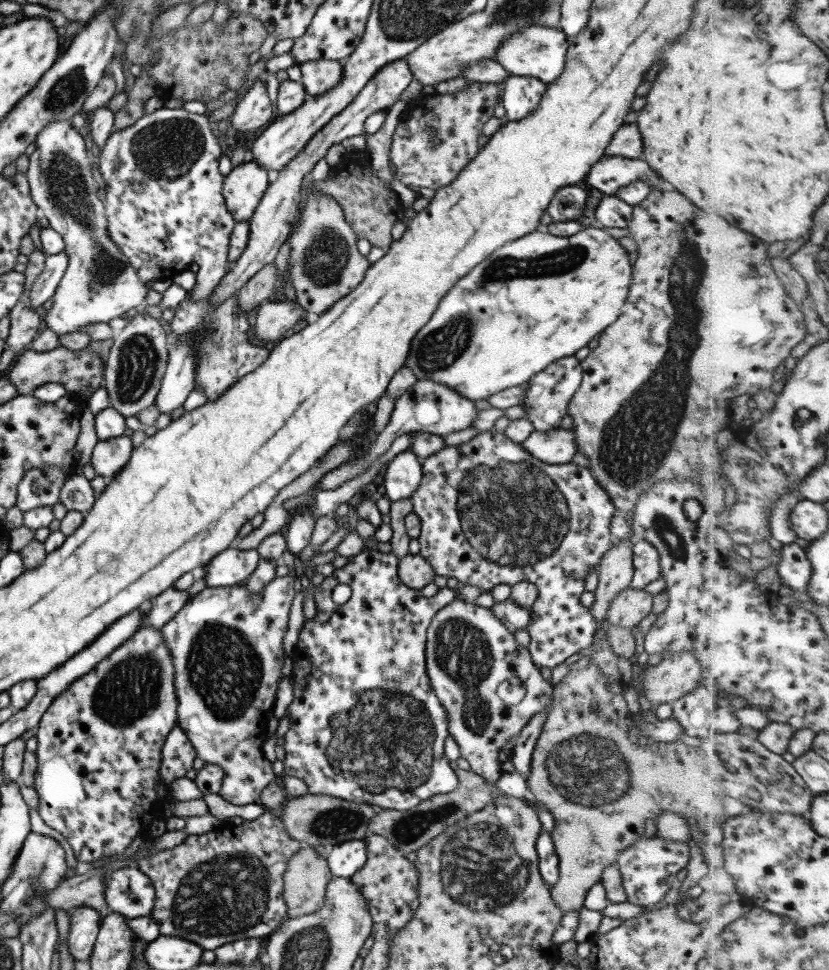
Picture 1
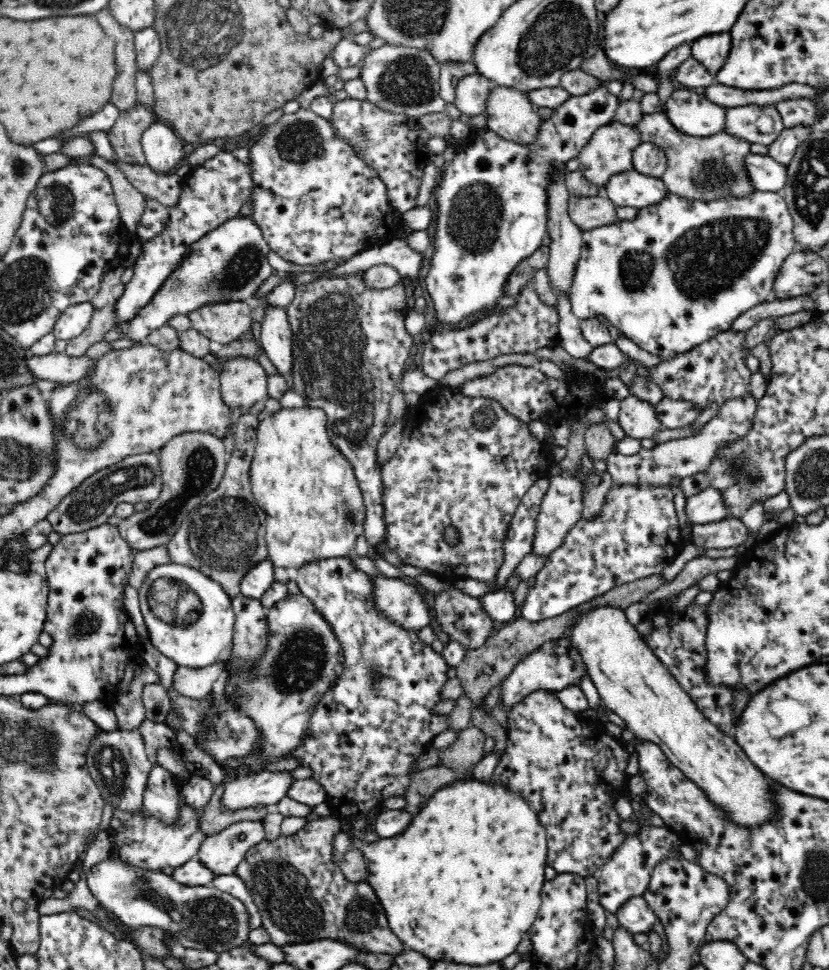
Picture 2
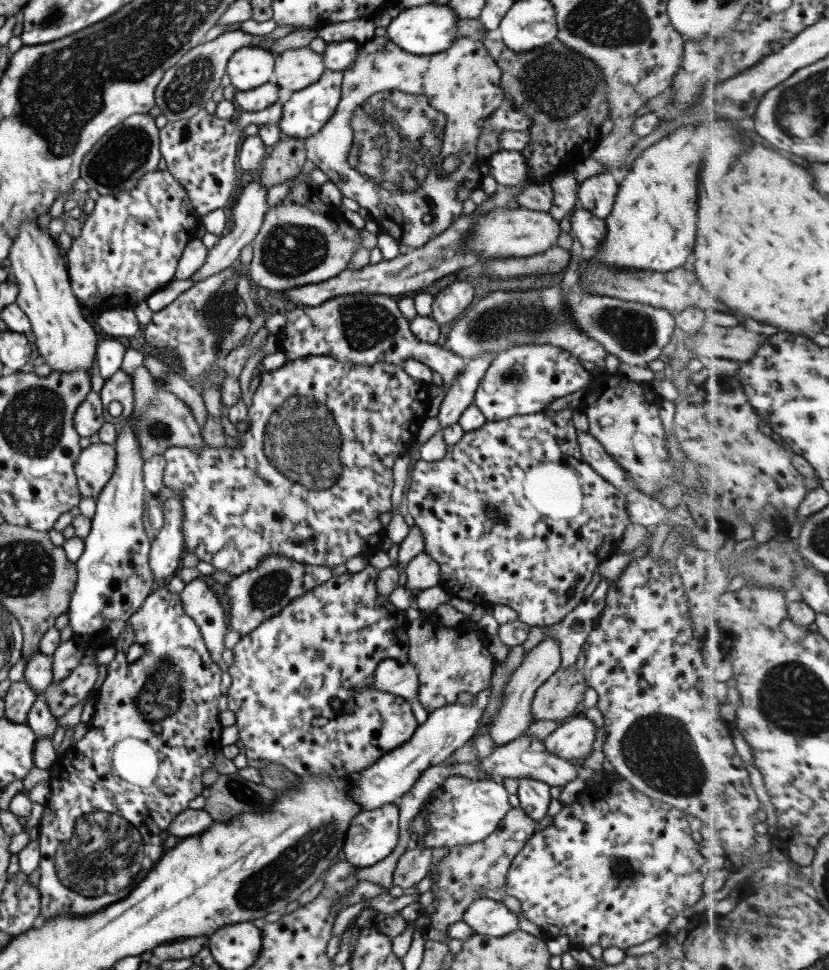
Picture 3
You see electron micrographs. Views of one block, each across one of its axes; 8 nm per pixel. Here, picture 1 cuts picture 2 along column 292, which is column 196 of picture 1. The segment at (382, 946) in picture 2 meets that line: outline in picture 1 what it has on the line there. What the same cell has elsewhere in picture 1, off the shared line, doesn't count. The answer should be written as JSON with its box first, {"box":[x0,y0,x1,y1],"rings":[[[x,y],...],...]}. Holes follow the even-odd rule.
{"box":[136,810,303,950],"rings":[[[265,810],[251,821],[227,821],[205,834],[188,834],[173,848],[141,857],[136,867],[147,875],[153,885],[155,902],[148,914],[157,922],[159,935],[181,938],[198,944],[202,949],[214,950],[241,938],[267,938],[286,917],[283,903],[283,874],[287,859],[303,846],[293,840],[284,829],[278,813]]]}

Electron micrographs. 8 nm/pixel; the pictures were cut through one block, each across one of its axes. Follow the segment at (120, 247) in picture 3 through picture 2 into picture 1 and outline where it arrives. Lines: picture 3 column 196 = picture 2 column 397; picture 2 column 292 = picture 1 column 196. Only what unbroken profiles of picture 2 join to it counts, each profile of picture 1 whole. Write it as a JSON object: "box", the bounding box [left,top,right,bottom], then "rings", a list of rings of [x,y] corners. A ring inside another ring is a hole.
{"box":[96,106,234,300],"rings":[[[161,106],[150,114],[143,114],[139,120],[136,120],[131,126],[122,128],[117,132],[111,131],[103,146],[100,148],[96,158],[97,170],[101,174],[101,180],[105,183],[104,192],[104,215],[106,220],[107,236],[111,242],[120,249],[120,253],[128,259],[130,267],[135,270],[138,279],[145,282],[155,280],[162,277],[171,278],[183,270],[188,270],[188,266],[194,262],[198,265],[196,272],[196,283],[191,289],[186,291],[186,296],[192,300],[201,299],[211,293],[218,285],[221,277],[226,273],[229,267],[228,262],[228,238],[234,225],[234,218],[227,210],[223,195],[222,183],[224,176],[218,171],[218,160],[221,156],[221,149],[217,137],[211,133],[213,124],[209,121],[207,114],[196,114],[187,112],[183,107],[167,108]]]}

